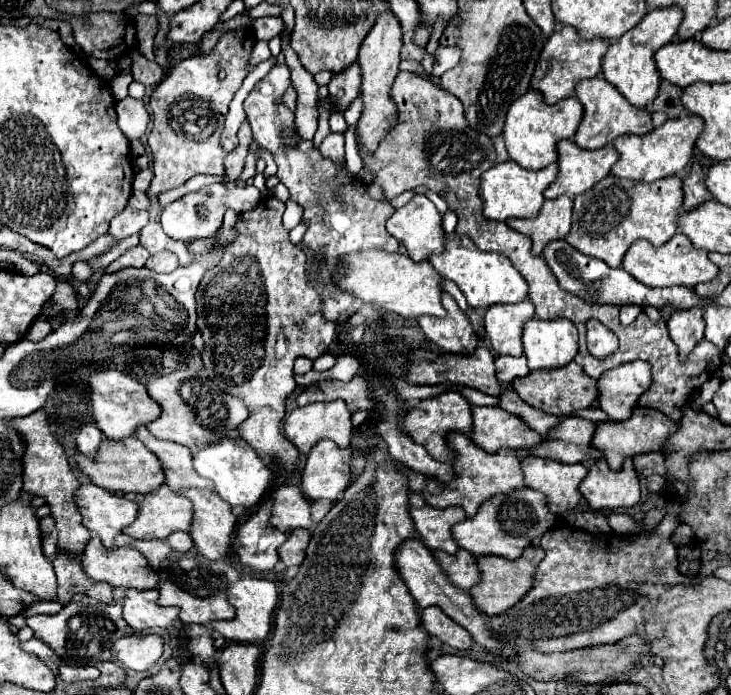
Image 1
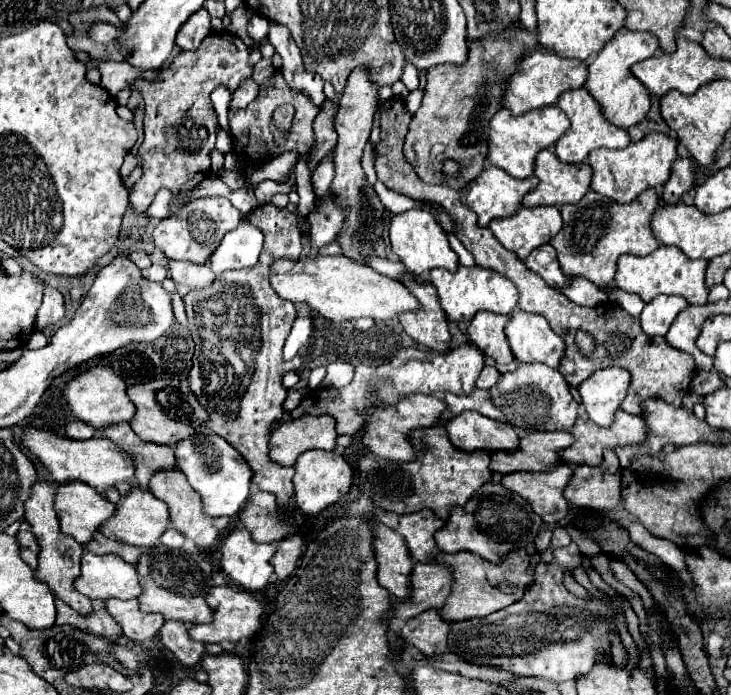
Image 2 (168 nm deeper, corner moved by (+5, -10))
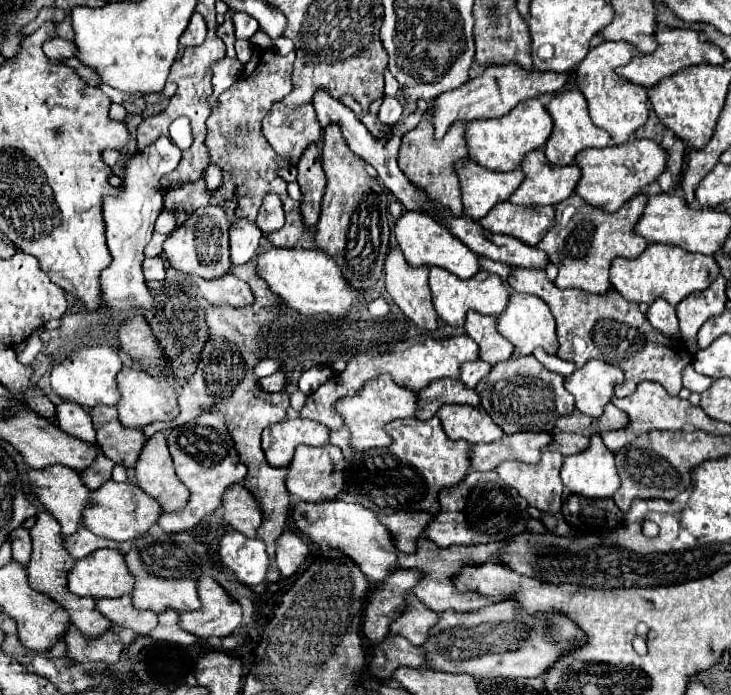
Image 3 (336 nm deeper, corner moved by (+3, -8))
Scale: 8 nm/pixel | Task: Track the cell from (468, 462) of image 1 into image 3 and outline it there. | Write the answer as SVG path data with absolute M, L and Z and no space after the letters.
M438 417L428 421L396 419L386 425L392 437L388 447L358 451L346 467L346 493L362 507L382 513L398 511L428 511L438 513L438 491L452 487L466 475L470 467L470 445L466 441L452 441L444 433Z

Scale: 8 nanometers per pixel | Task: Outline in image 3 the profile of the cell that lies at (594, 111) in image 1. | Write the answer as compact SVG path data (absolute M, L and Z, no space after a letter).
M562 89L560 93L556 93L554 99L546 105L546 111L550 113L550 117L554 121L552 135L544 145L544 155L552 165L570 165L582 149L612 145L612 137L592 123L590 115L588 115L586 99L578 89Z

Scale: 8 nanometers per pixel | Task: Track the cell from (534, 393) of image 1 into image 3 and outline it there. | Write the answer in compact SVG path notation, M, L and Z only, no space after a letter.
M534 355L510 357L508 361L496 363L490 369L490 373L476 385L476 393L480 395L480 403L486 409L486 413L492 417L494 423L498 423L498 427L506 435L512 435L518 431L546 431L546 433L550 433L550 429L554 429L558 417L574 411L574 397L564 389L564 377L544 369L544 365L538 363Z

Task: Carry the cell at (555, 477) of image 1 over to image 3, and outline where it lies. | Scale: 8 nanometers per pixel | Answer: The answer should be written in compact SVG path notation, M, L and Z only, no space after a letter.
M544 451L536 465L526 465L520 461L504 461L496 467L500 479L514 487L530 507L540 511L560 511L562 509L562 481L560 467L564 457L556 451Z

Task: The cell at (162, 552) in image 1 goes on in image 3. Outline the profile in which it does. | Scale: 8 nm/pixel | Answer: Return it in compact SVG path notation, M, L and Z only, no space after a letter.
M84 525L78 527L78 531L70 537L62 537L62 545L64 549L78 561L86 555L90 555L92 551L96 549L102 549L102 547L110 547L110 549L118 549L118 543L116 541L110 541L110 539L104 539L104 537L98 537L94 533L90 533Z

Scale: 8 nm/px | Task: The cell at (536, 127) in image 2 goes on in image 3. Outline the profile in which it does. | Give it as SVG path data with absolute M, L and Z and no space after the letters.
M528 99L518 103L508 115L498 119L480 119L470 121L464 131L468 157L490 169L490 171L514 171L520 167L520 161L524 153L542 149L546 143L546 137L550 137L550 115L546 113L546 107L538 99Z

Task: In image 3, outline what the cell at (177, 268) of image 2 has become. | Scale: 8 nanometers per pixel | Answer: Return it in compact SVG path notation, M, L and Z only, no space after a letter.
M234 275L218 277L218 281L206 281L206 279L194 279L200 287L200 293L214 305L232 305L232 307L246 307L254 303L252 289L236 279Z

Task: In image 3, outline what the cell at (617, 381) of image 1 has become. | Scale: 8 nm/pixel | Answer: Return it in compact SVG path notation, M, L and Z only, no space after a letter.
M598 359L586 361L570 377L564 379L564 387L574 395L576 409L584 415L598 417L602 415L606 403L614 395L614 387L622 383L622 373L618 367L606 365Z

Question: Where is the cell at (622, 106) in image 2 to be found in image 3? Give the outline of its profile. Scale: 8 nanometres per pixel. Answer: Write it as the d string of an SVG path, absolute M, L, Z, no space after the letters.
M604 41L598 47L590 49L588 55L582 59L582 63L576 67L576 83L582 95L588 101L590 117L596 127L610 133L614 145L622 145L628 141L628 137L646 123L648 119L648 95L646 89L640 85L634 85L614 73L614 67L626 65L632 59L632 45L626 45L622 41Z

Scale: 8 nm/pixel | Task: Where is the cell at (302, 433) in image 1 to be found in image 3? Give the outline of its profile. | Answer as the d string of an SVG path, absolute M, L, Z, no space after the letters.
M288 419L270 425L262 431L262 449L272 467L288 467L298 445L322 447L328 441L330 429L310 419Z

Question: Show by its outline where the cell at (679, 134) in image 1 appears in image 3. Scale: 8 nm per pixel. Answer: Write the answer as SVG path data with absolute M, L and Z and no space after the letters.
M634 139L604 149L584 149L574 157L574 165L578 165L582 171L574 193L592 207L618 211L630 197L638 195L640 189L656 181L658 173L662 173L666 167L666 151L656 141Z

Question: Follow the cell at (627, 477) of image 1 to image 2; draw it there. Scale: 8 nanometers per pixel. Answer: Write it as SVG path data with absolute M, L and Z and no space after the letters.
M604 451L604 463L600 467L578 465L564 495L568 503L578 509L606 512L621 501L620 479L622 467L614 451Z

